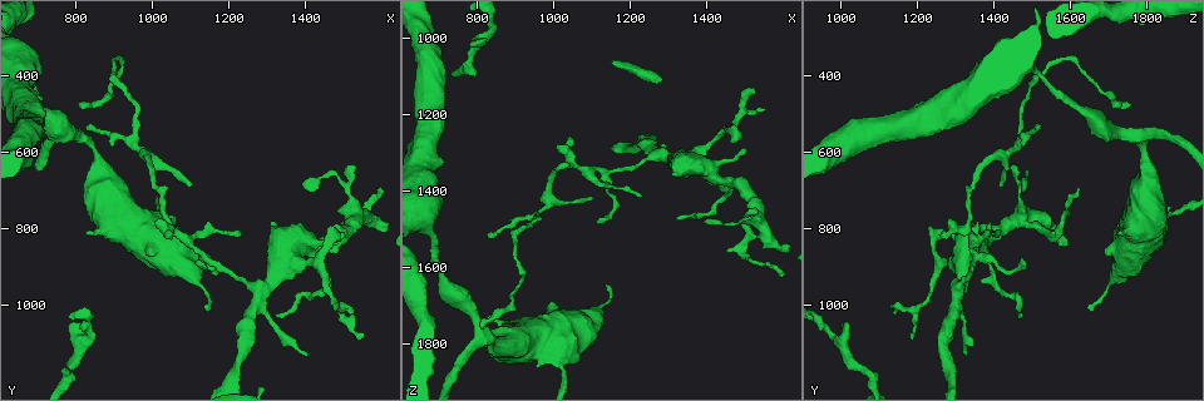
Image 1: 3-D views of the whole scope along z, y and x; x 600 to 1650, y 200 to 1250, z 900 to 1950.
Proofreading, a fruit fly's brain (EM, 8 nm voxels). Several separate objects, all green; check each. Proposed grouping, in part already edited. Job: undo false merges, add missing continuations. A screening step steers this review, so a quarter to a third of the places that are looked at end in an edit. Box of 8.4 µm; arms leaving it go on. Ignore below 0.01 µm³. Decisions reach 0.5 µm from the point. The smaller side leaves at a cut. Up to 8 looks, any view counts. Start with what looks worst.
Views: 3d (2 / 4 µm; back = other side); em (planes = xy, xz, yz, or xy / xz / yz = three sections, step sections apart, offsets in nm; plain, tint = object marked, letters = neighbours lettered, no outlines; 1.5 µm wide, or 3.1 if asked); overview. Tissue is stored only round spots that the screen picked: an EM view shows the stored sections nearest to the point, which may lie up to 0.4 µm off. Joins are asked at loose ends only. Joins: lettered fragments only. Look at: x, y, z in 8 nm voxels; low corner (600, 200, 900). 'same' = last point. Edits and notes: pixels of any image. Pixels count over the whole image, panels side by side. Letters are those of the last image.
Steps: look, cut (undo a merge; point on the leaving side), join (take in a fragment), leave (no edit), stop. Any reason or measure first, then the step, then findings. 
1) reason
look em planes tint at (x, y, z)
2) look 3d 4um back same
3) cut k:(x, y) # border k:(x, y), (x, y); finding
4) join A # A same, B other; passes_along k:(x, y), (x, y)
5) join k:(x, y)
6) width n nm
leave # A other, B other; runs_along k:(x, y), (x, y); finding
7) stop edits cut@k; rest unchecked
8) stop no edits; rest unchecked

tapers out
look 3d 4um at (1525, 1000, 1130)

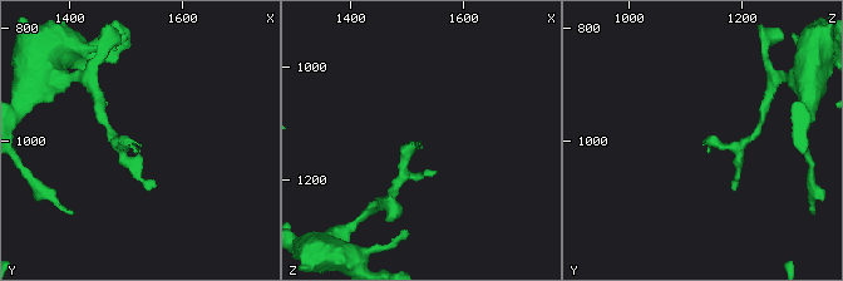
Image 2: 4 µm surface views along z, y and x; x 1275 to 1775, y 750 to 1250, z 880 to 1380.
shape alone is not enough
look em planes letters at (1525, 1005, 1130)

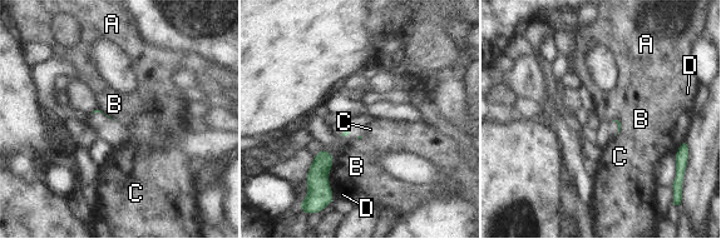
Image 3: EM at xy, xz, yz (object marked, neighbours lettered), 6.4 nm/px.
leave # A other, B other, C other, D other; border 3:(684, 142), (673, 155); no lettered fragment goes on from it

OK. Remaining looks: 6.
an open end
look 3d 2um at (1135, 1005, 1645)

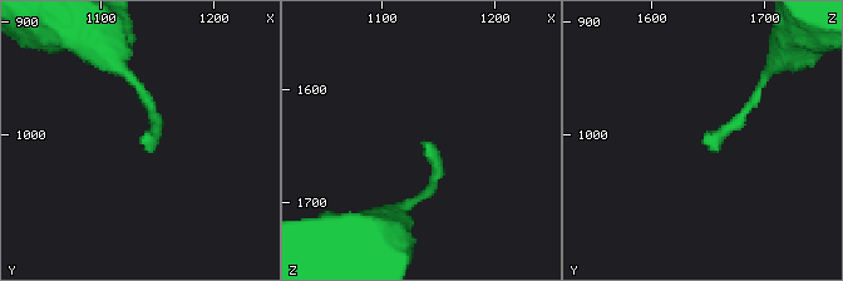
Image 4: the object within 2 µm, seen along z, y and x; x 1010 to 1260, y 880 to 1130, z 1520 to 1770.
now the EM
look em planes tint at (1138, 1006, 1648)

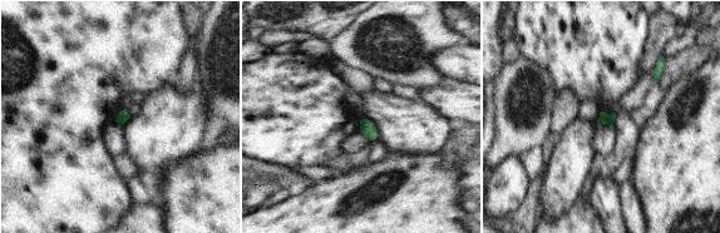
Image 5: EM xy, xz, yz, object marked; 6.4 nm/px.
see the neighbours
look em planes letters same

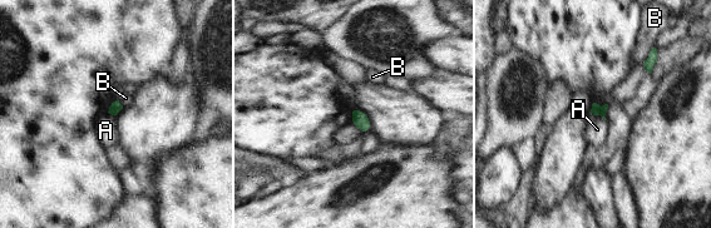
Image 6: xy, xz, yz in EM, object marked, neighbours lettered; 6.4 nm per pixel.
leave # A other, B other; border 6:(591, 113), (600, 114), (607, 122); none of them fits

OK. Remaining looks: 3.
thin end
look em planes tint at (1495, 810, 1290)

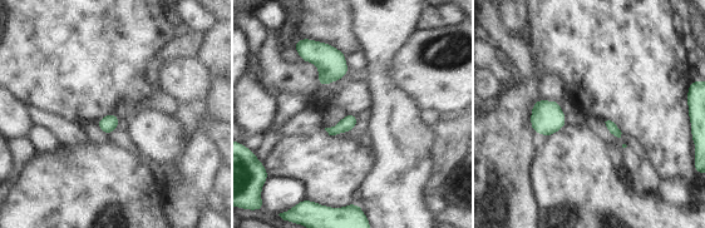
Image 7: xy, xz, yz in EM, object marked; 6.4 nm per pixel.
what lies round it
look em planes letters same

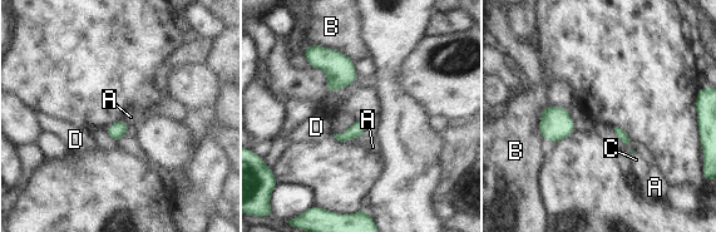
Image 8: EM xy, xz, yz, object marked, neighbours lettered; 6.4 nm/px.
leave # A other, B other, C other, D other; border 8:(123, 118), (129, 126); none of them fits

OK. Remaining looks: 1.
stop no edits; rest unchecked

